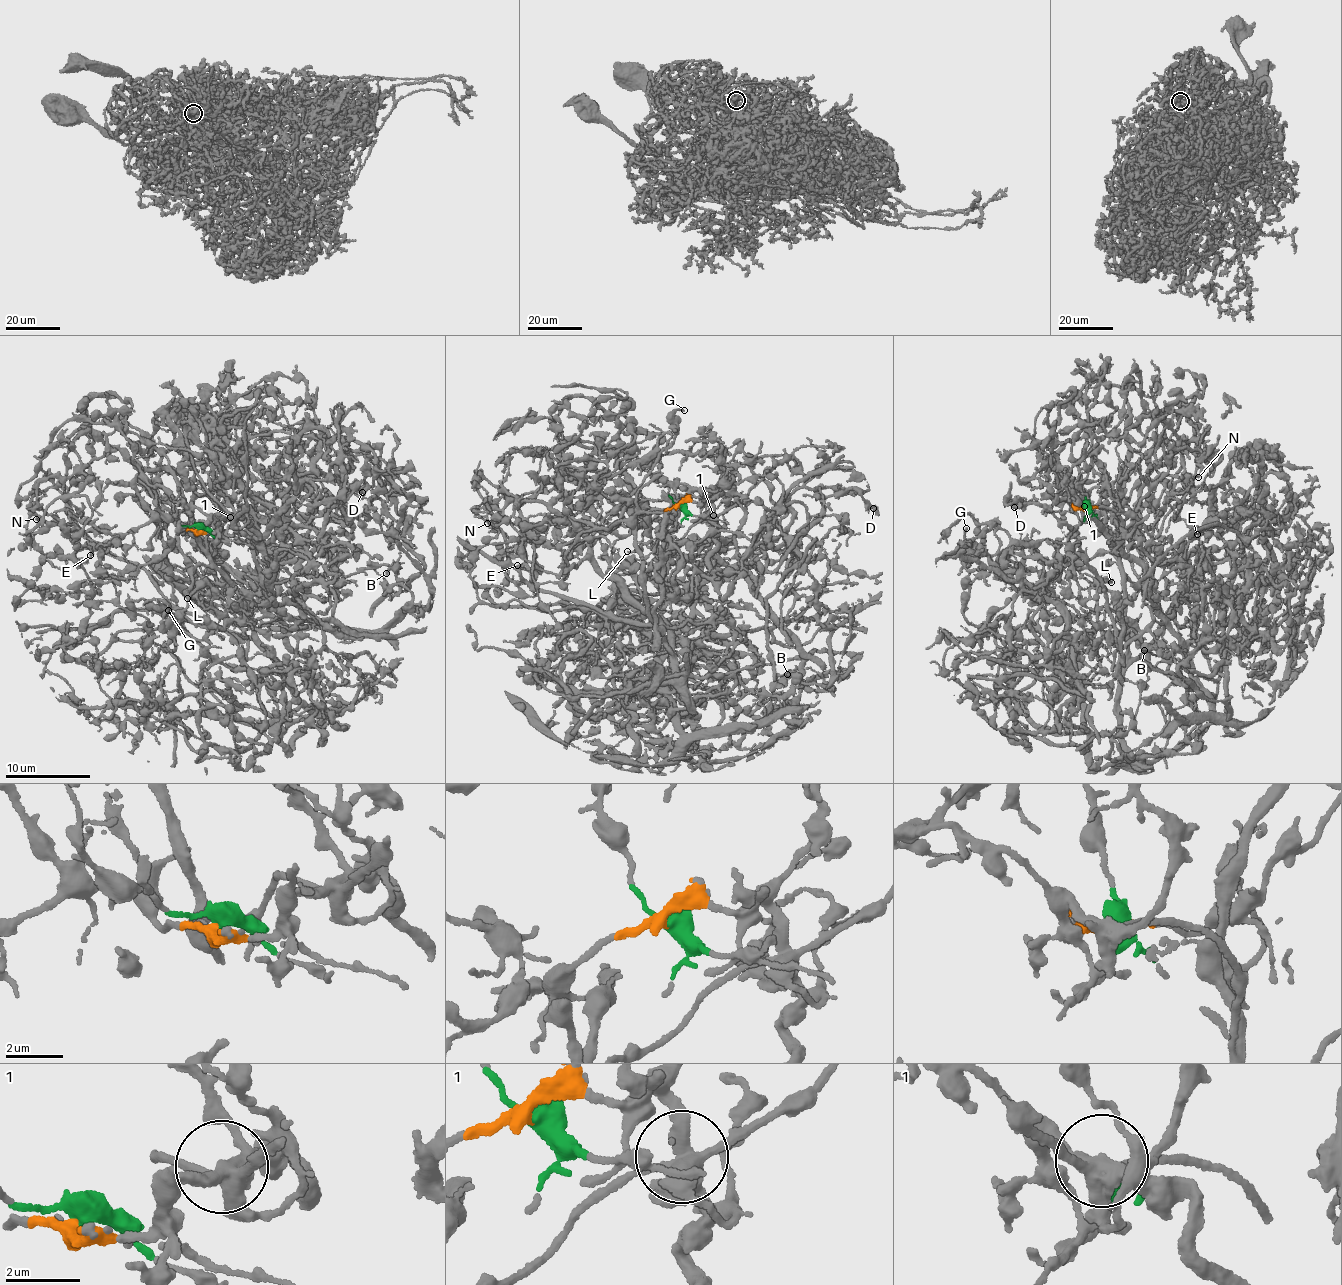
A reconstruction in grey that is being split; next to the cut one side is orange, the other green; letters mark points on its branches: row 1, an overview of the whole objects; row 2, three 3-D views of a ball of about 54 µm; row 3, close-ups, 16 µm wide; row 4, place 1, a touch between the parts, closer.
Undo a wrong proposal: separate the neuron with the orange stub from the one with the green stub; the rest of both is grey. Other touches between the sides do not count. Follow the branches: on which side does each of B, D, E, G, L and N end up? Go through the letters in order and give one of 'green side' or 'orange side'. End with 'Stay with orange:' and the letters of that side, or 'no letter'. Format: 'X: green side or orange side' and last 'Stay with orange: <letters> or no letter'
B: orange side
D: orange side
E: green side
G: green side
L: green side
N: green side
Stay with orange: B, D

